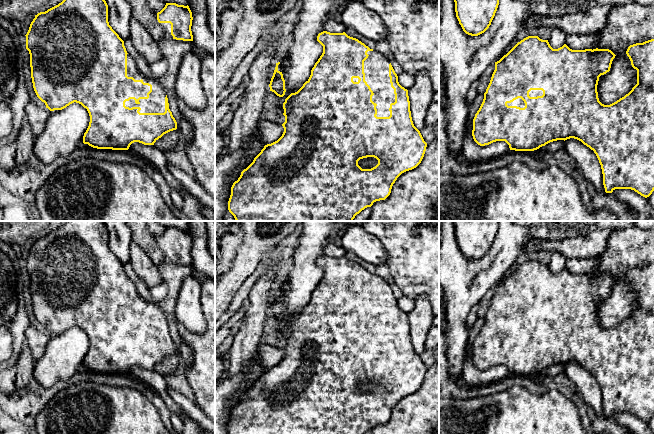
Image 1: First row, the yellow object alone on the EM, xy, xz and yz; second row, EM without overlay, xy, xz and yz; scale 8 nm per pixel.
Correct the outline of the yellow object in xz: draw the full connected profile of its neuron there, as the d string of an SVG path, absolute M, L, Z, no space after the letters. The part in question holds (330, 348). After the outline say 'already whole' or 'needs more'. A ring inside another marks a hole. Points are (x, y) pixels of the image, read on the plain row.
M323 255L318 258L317 265L323 270L323 277L312 292L309 303L297 316L291 317L283 327L285 346L282 348L284 352L282 360L277 365L265 369L253 386L241 396L238 404L231 411L228 434L364 434L376 425L385 424L390 419L397 402L421 387L427 367L413 348L408 314L399 308L390 284L345 256ZM367 381L376 382L378 388L371 393L362 393L358 385Z; needs more

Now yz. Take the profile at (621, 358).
M538 260L524 262L499 285L495 286L495 294L484 317L483 326L473 343L472 360L474 365L480 370L489 369L496 365L505 365L510 374L534 375L553 365L565 365L574 362L581 365L596 378L601 389L606 417L612 417L615 413L631 413L645 422L649 421L654 415L654 263L630 269L626 278L631 285L632 291L637 294L637 308L624 321L610 329L604 329L599 325L597 309L599 301L610 295L612 285L616 280L611 274L598 272L593 274L572 274L566 268L558 273L553 273L548 264L542 264Z; needs more

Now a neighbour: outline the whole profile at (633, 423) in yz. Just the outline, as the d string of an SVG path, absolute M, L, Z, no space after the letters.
M615 413L612 416L634 434L653 434L647 423L631 413Z

